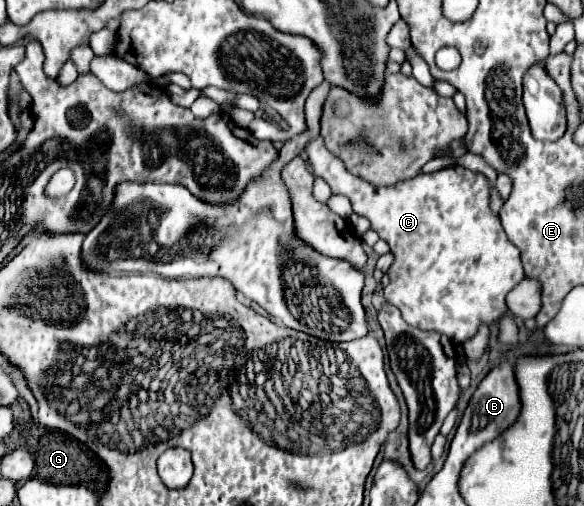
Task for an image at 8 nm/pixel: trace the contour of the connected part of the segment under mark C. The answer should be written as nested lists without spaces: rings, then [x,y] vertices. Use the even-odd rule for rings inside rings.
[[[321,138],[313,140],[305,152],[309,156],[313,174],[323,178],[331,186],[333,194],[347,196],[353,204],[353,212],[365,216],[371,222],[371,228],[389,244],[391,252],[395,254],[395,262],[387,272],[391,282],[385,288],[385,300],[401,308],[405,322],[421,330],[441,332],[459,344],[473,338],[481,324],[491,326],[507,312],[505,296],[523,280],[523,266],[519,260],[519,250],[507,240],[499,216],[489,206],[493,184],[491,180],[485,180],[481,172],[449,166],[431,174],[417,174],[415,178],[405,182],[401,180],[401,184],[385,188],[349,174],[341,160],[325,148]],[[423,308],[429,312],[429,316],[419,316]]]

